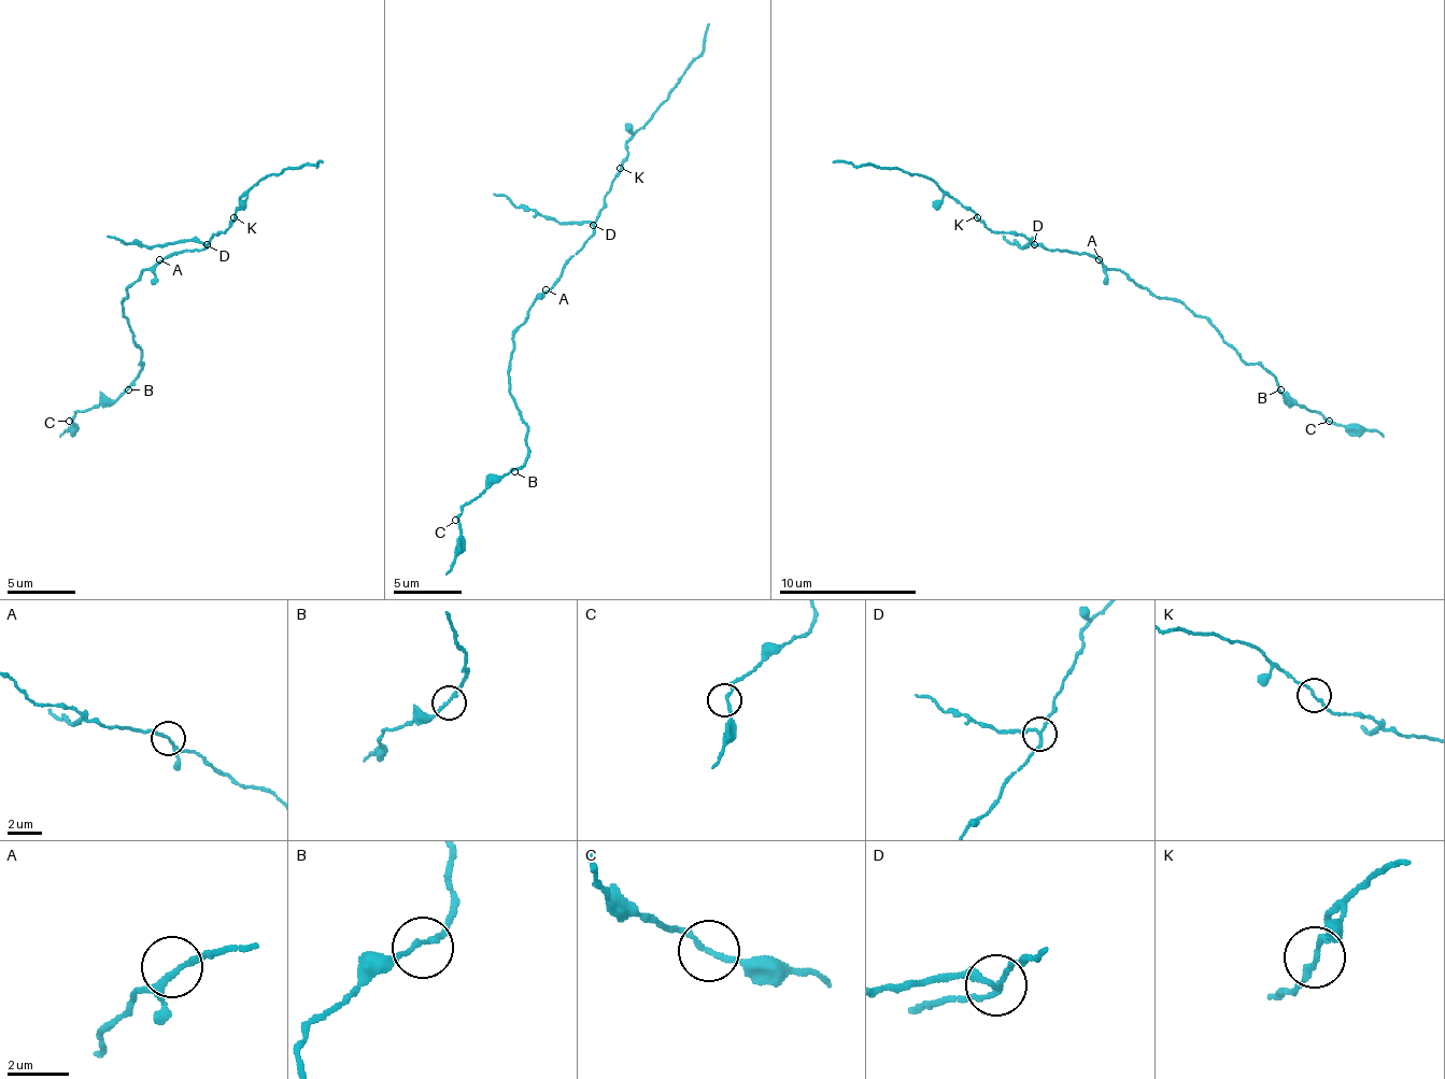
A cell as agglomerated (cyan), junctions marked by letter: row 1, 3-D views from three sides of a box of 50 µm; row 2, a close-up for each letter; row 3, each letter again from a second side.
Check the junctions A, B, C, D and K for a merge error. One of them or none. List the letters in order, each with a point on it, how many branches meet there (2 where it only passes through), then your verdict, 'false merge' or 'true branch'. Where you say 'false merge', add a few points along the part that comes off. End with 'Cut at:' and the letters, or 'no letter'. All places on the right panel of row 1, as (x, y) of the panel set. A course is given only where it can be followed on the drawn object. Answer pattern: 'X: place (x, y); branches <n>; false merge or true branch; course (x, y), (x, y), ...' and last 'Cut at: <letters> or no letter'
A: place (1099, 259); branches 3; true branch
B: place (1280, 389); branches 2; true branch
C: place (1329, 421); branches 2; true branch
D: place (1034, 244); branches 3; false merge; course (1033, 245), (1030, 242), (1016, 245), (1002, 235)
K: place (977, 217); branches 2; true branch
Cut at: D

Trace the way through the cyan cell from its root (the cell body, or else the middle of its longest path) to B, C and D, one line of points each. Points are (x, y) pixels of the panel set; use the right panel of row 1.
B: (1116, 269), (1125, 273), (1157, 297), (1174, 297), (1194, 314), (1202, 314), (1246, 363), (1257, 363), (1280, 389)
C: (1116, 269), (1157, 297), (1174, 297), (1194, 314), (1202, 314), (1246, 363), (1260, 366), (1288, 400), (1329, 421)
D: (1116, 269), (1108, 269), (1095, 256), (1085, 252), (1061, 252), (1033, 245)

